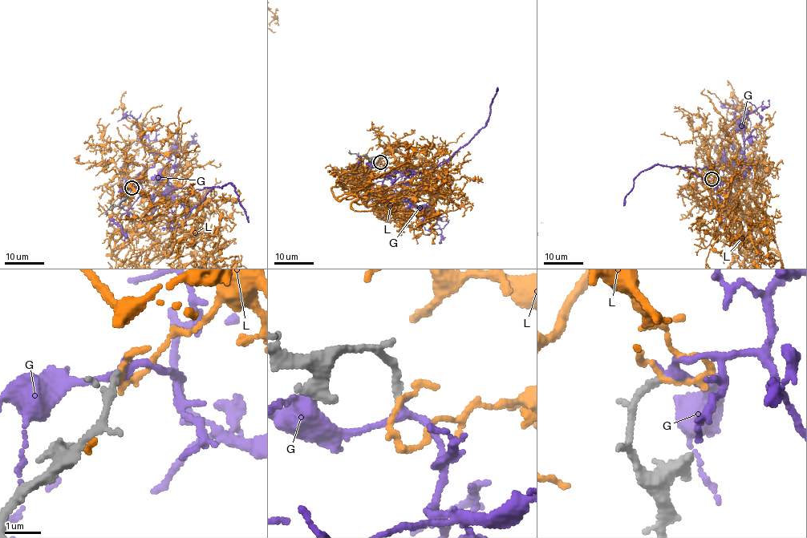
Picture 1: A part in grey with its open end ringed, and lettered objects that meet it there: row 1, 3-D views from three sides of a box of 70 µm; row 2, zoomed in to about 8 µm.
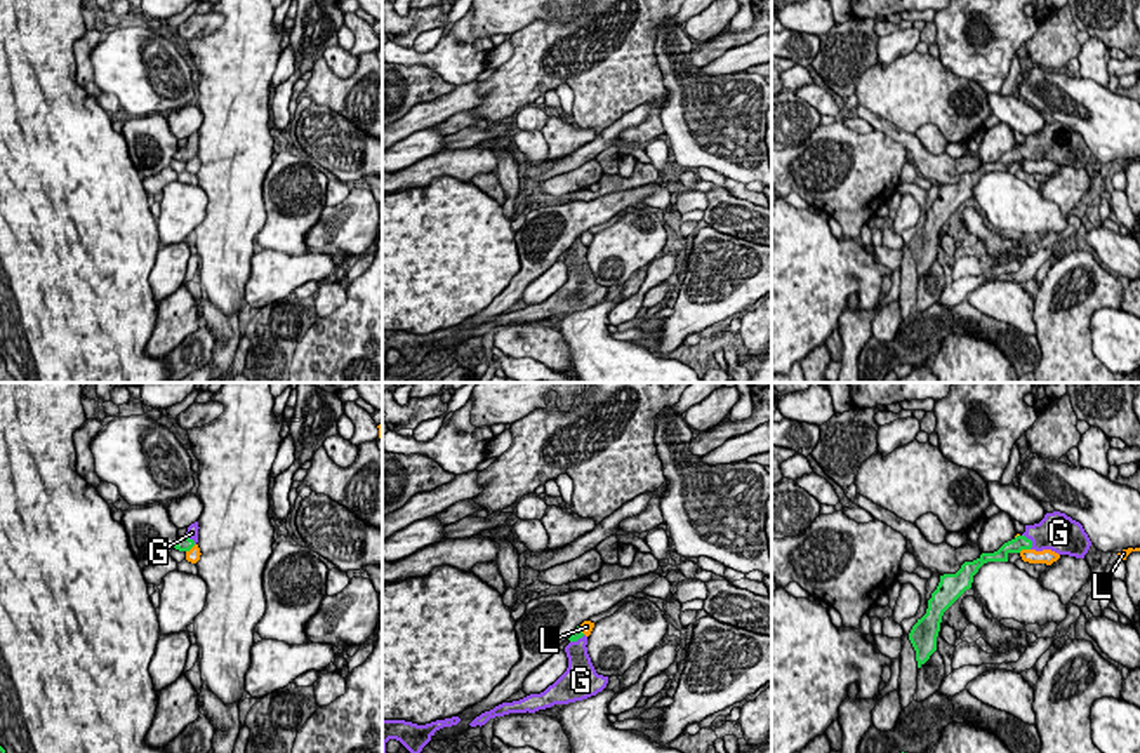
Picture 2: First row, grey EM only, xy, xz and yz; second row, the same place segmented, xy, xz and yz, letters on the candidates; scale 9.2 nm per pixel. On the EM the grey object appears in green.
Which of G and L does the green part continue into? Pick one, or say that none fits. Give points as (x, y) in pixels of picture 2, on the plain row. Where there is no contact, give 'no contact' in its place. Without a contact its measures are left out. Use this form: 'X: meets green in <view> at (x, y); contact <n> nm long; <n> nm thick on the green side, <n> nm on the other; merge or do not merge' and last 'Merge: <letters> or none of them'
G: meets green in yz at (1031, 152); contact 170 nm long; 140 nm thick on the green side, 340 nm on the other; merge
L: meets green in yz at (1024, 159); contact 120 nm long; 140 nm thick on the green side, 140 nm on the other; do not merge
Merge: G

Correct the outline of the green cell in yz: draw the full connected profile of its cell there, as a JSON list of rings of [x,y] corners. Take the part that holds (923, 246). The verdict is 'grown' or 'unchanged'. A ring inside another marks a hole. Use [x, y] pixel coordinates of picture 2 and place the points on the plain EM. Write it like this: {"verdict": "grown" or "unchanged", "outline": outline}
{"verdict": "grown", "outline": [[[1046,123],[1039,134],[1025,136],[1025,143],[1004,153],[994,163],[982,163],[973,172],[964,172],[956,184],[940,186],[937,200],[928,210],[926,224],[918,230],[909,243],[909,250],[916,261],[918,278],[921,278],[937,261],[937,247],[944,223],[971,198],[973,186],[987,172],[1008,172],[1010,163],[1022,160],[1051,160],[1058,165],[1084,169],[1091,157],[1083,136],[1065,123]]]}

